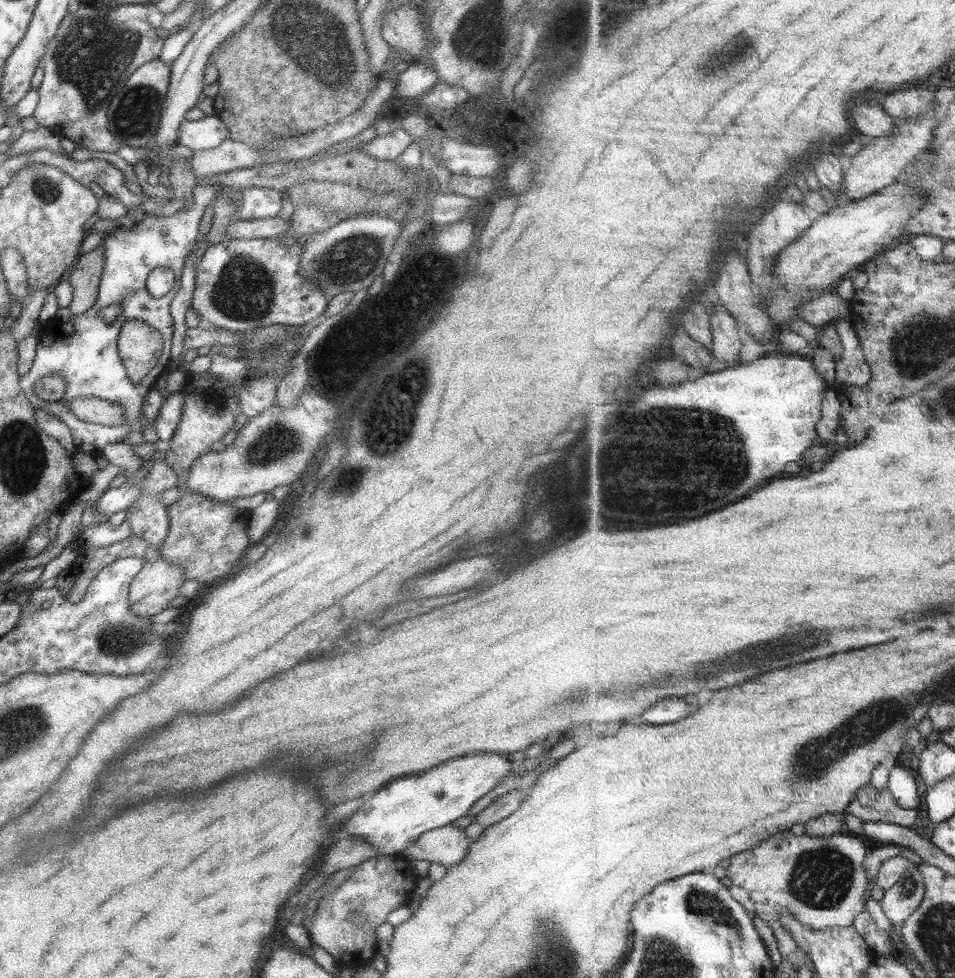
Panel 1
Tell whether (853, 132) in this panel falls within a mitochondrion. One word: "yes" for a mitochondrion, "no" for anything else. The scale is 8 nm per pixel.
no

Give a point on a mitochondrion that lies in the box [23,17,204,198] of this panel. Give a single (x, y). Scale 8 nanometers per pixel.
(134, 111)

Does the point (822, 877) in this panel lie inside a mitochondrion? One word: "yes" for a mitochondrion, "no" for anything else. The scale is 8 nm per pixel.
yes

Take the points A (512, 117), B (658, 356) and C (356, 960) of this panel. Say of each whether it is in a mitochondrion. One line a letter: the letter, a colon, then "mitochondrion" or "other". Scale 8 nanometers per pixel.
A: other
B: other
C: other

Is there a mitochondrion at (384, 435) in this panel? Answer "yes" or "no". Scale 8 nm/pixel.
yes

